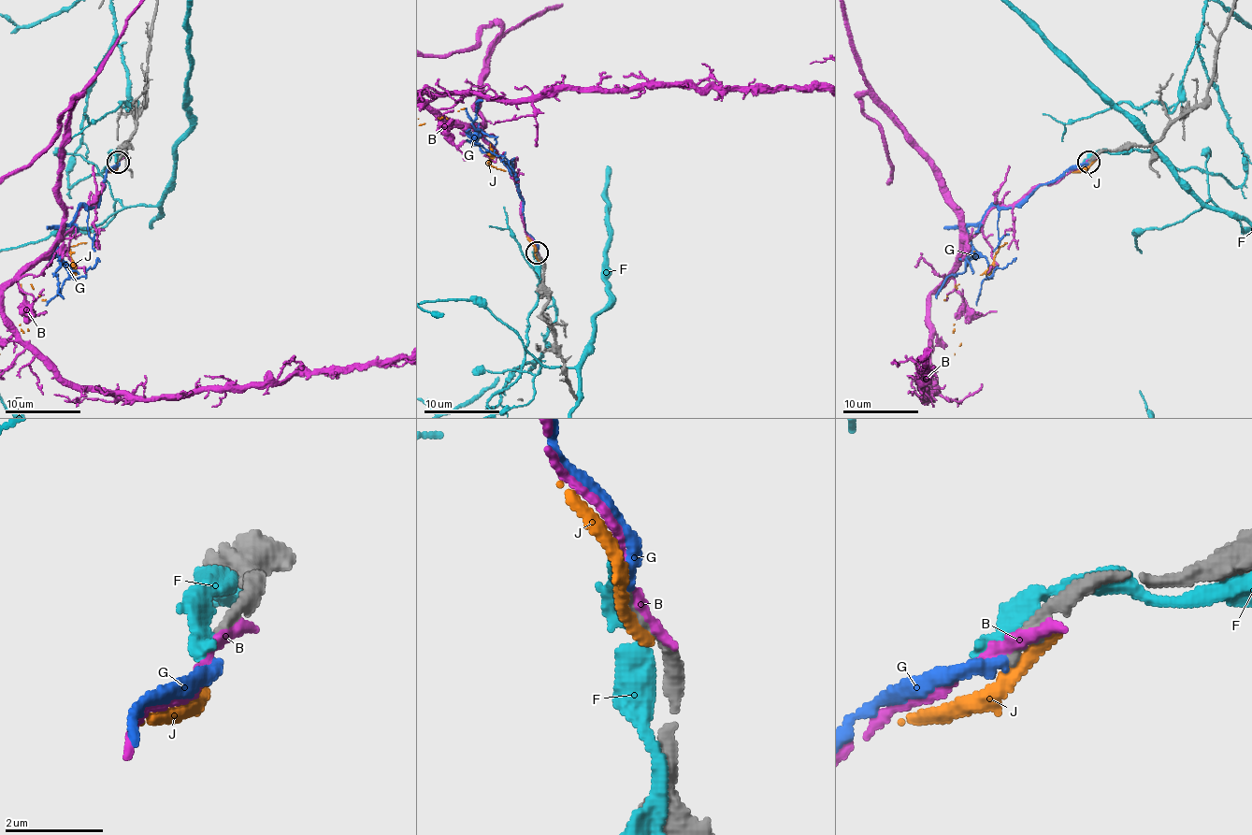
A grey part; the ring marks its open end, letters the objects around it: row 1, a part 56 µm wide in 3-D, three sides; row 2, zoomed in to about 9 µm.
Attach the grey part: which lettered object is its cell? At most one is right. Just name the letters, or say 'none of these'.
G

